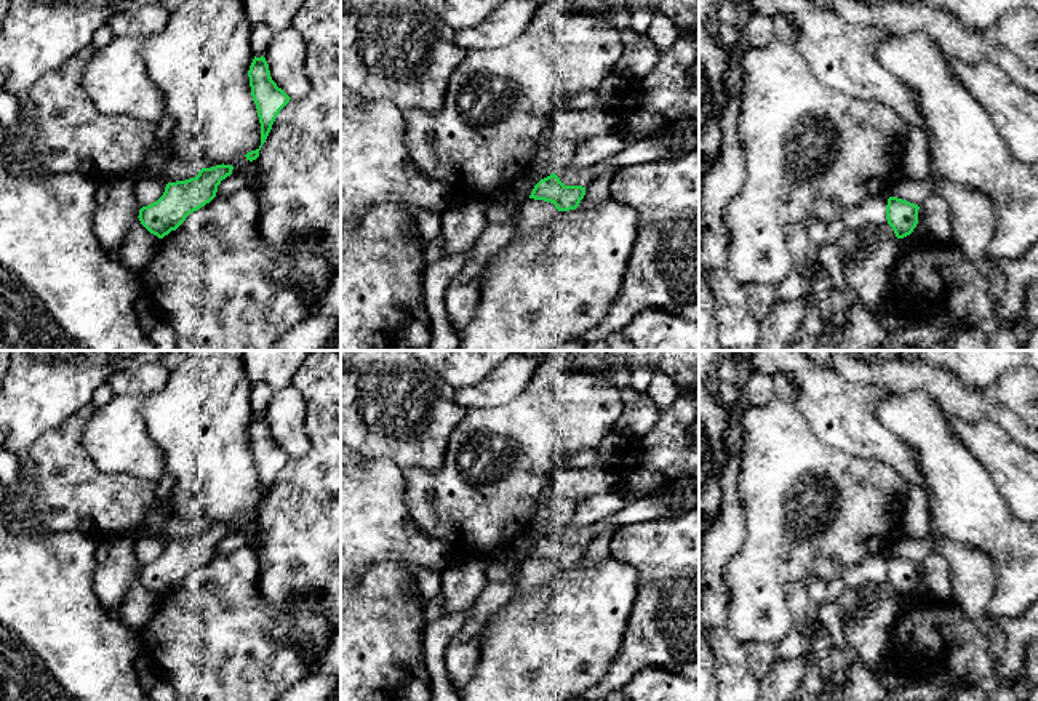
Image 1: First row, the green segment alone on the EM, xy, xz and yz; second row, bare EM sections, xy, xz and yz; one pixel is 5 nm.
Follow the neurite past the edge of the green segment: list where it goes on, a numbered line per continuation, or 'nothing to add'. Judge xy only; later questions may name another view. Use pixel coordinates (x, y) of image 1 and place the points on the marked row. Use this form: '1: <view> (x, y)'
nothing to add

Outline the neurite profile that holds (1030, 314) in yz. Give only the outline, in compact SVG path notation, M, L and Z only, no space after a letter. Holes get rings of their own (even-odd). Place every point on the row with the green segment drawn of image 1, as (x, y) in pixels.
M1038 283L1027 290L1022 323L1027 323L1032 330L1038 328Z

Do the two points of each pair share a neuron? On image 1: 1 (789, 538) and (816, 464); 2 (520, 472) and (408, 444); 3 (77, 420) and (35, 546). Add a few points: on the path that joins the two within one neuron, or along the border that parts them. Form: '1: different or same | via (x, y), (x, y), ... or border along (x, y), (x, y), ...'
1: same | via (802, 520), (810, 512), (810, 482)
2: different | border along (461, 420), (437, 469), (408, 468)
3: different | border along (53, 530), (77, 530), (90, 538)

